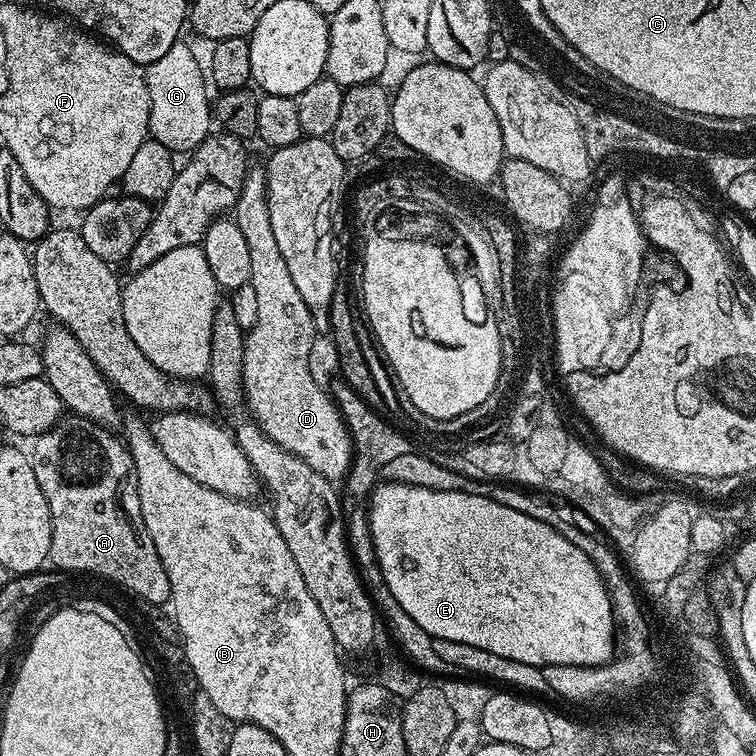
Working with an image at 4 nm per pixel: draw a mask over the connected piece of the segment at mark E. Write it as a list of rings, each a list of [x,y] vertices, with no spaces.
[[[380,482],[375,485],[366,504],[368,529],[372,535],[374,554],[377,555],[378,566],[382,577],[394,594],[398,606],[410,614],[414,622],[437,640],[448,639],[450,642],[469,643],[481,650],[490,650],[490,654],[499,654],[502,658],[514,658],[514,662],[526,662],[535,668],[548,666],[584,666],[599,668],[607,664],[614,656],[614,617],[612,603],[608,597],[608,588],[598,574],[594,562],[570,538],[562,538],[558,530],[554,530],[546,522],[538,522],[538,518],[530,518],[528,514],[518,514],[518,510],[510,510],[510,506],[502,506],[502,502],[490,502],[490,498],[465,492],[450,490],[430,490],[422,486],[403,482]]]

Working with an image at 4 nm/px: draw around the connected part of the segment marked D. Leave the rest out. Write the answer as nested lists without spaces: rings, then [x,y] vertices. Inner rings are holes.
[[[256,166],[249,167],[248,173],[244,175],[242,182],[242,190],[238,194],[238,202],[234,209],[234,219],[238,230],[242,230],[242,238],[246,238],[246,250],[250,250],[250,274],[249,281],[254,286],[254,295],[258,298],[258,322],[254,322],[254,326],[247,329],[244,338],[244,369],[242,370],[242,378],[244,379],[244,403],[247,411],[252,411],[251,419],[259,424],[260,428],[265,432],[271,440],[278,446],[282,446],[282,450],[286,450],[290,454],[294,454],[298,458],[302,458],[302,462],[306,462],[318,474],[322,474],[327,480],[333,482],[343,481],[349,472],[352,465],[353,444],[351,434],[344,423],[340,412],[336,407],[336,401],[327,391],[320,389],[318,381],[312,377],[312,344],[311,340],[318,336],[314,322],[310,318],[310,310],[306,306],[306,302],[302,302],[302,294],[298,294],[298,290],[294,286],[294,281],[290,279],[290,269],[286,267],[285,260],[282,259],[280,247],[278,247],[277,240],[274,239],[274,230],[270,223],[270,206],[268,205],[268,195],[266,194],[266,171],[263,167],[256,168]]]

